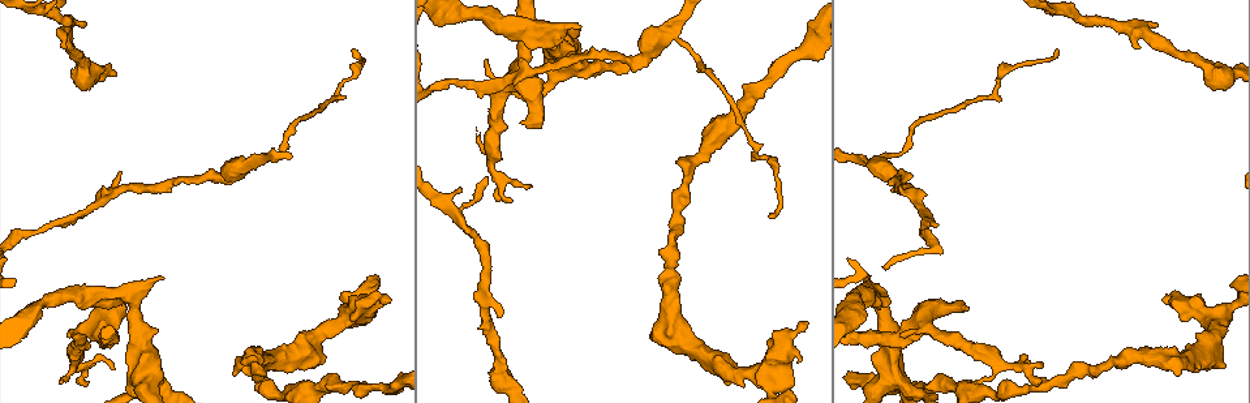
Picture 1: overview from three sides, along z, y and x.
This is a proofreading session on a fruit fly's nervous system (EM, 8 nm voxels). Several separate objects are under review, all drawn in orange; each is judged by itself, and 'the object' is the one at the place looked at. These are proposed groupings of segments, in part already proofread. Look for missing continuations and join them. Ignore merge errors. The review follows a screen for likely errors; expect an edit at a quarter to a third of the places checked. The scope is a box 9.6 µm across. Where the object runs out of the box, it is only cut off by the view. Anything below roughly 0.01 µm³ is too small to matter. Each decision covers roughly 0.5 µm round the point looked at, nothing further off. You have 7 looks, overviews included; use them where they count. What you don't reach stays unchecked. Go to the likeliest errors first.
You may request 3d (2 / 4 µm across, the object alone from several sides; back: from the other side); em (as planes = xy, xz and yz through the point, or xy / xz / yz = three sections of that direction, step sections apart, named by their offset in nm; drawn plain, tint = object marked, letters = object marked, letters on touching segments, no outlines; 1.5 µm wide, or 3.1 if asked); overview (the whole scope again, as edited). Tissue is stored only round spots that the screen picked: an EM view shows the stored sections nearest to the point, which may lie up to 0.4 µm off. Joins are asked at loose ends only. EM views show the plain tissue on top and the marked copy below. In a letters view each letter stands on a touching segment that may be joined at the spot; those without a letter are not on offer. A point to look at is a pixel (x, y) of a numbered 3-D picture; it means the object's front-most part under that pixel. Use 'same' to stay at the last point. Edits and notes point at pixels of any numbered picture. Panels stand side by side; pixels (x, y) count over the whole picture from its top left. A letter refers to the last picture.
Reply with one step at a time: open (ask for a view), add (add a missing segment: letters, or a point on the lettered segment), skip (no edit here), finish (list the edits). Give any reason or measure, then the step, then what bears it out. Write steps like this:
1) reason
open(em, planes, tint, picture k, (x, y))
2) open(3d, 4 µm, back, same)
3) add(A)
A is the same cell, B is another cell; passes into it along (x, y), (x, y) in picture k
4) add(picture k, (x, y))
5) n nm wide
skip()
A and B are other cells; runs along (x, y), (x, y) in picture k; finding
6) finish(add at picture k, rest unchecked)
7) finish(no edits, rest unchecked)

free end
open(3d, 4 µm, picture 1, (60, 382))

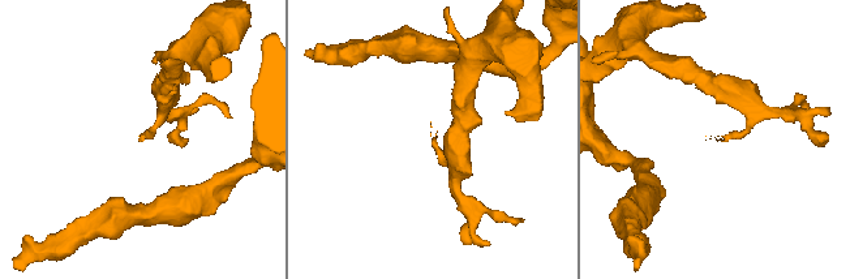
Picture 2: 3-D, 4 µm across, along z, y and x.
open(em, xy, step 8, letters, picture 2, (719, 139))

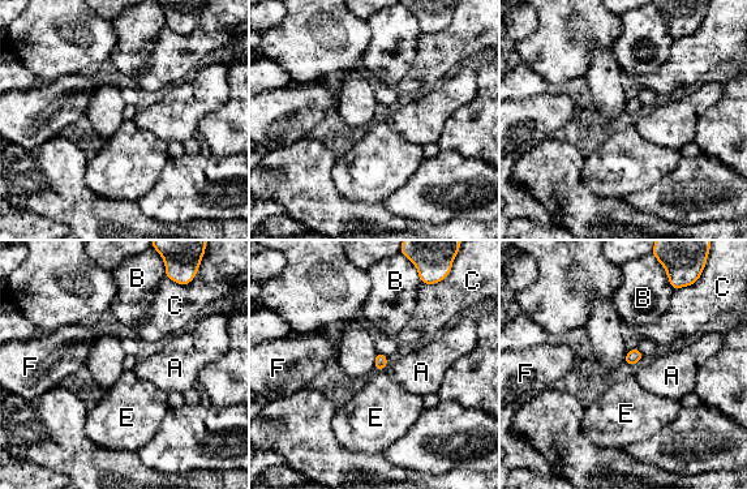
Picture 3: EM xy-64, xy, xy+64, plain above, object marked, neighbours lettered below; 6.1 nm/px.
skip()
A, B, C, E and F are other cells; border along (382, 368), (376, 370) in picture 3; no lettered segment goes on from it

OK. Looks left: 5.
an open end
open(3d, 2 µm, picture 1, (390, 301))

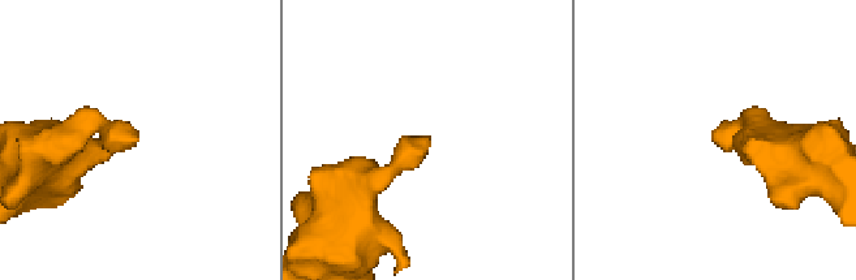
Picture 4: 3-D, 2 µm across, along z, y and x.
open(em, 3.1 µm, yz, step 8, tint, picture 4, (131, 141))

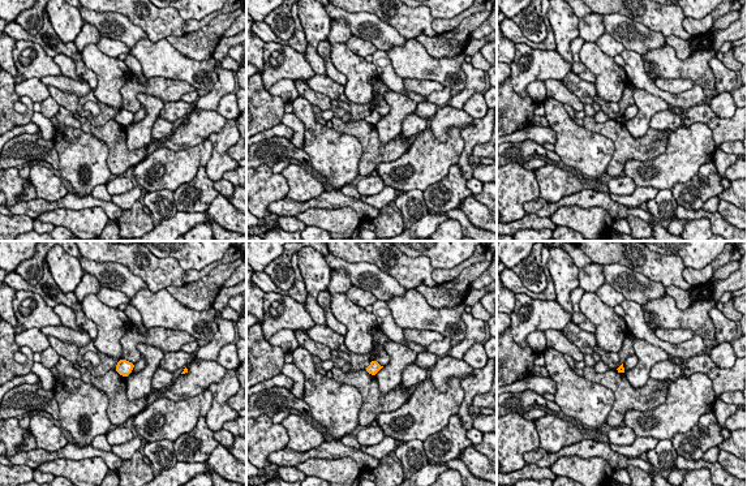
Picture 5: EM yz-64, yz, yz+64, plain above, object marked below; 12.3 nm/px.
open(em, 3.1 µm, planes, letters, same)

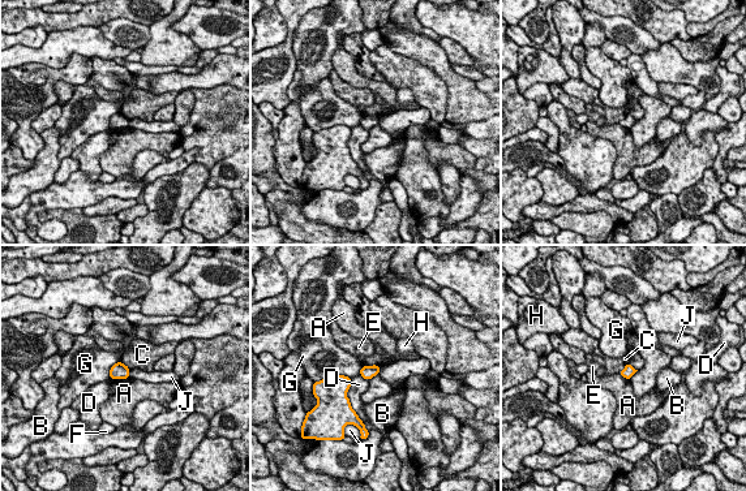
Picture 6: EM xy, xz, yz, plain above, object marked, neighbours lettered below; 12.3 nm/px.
D touches over 400 nm
skip()
A, B, C, D, E, F, G, H and J are other cells; border along (128, 369), (129, 377) in picture 6; no lettered segment goes on from it

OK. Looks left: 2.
free end
open(3d, 2 µm, picture 1, (1179, 373))

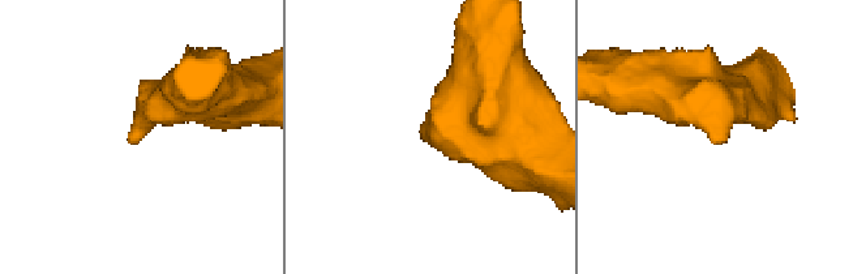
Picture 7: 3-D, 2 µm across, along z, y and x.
need the tissue
open(em, planes, letters, picture 7, (135, 142))

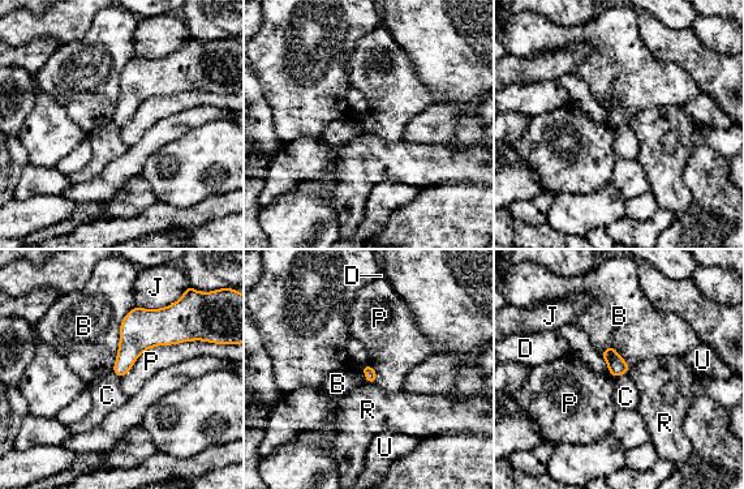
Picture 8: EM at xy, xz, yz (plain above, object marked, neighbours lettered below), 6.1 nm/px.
skip()
B, C, D, J, P, R and U are other cells; border along (361, 368), (368, 382) in picture 8; no lettered segment goes on from it

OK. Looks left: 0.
finish(no edits, rest unchecked)

